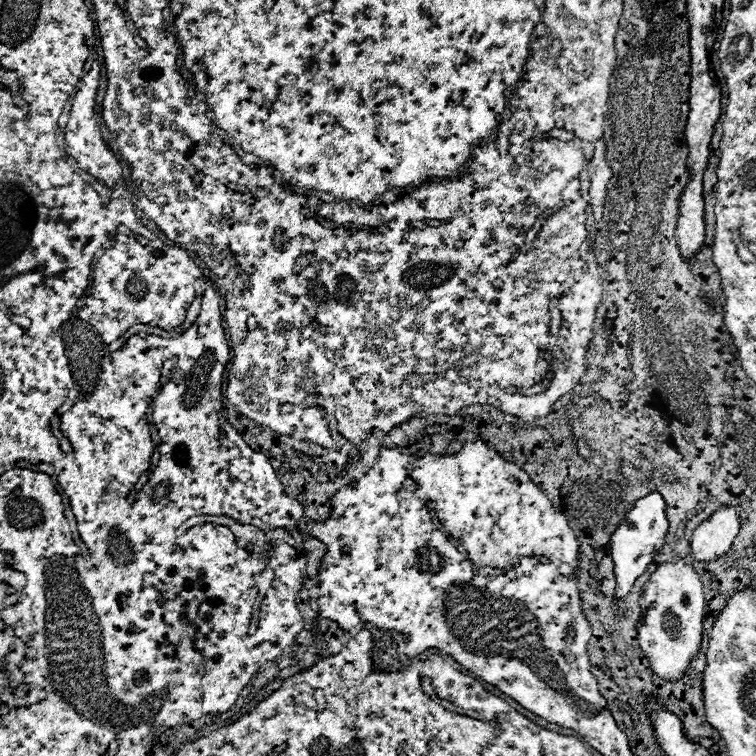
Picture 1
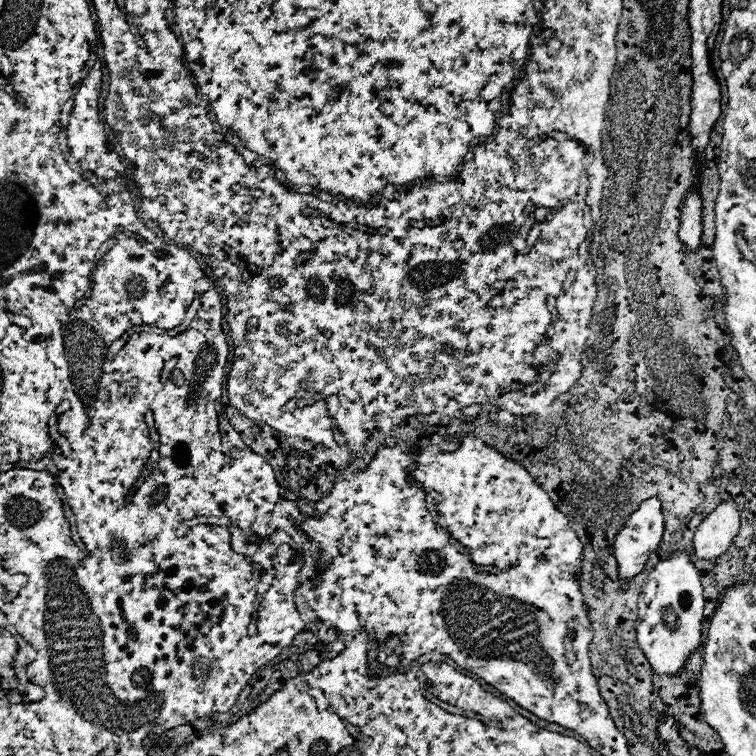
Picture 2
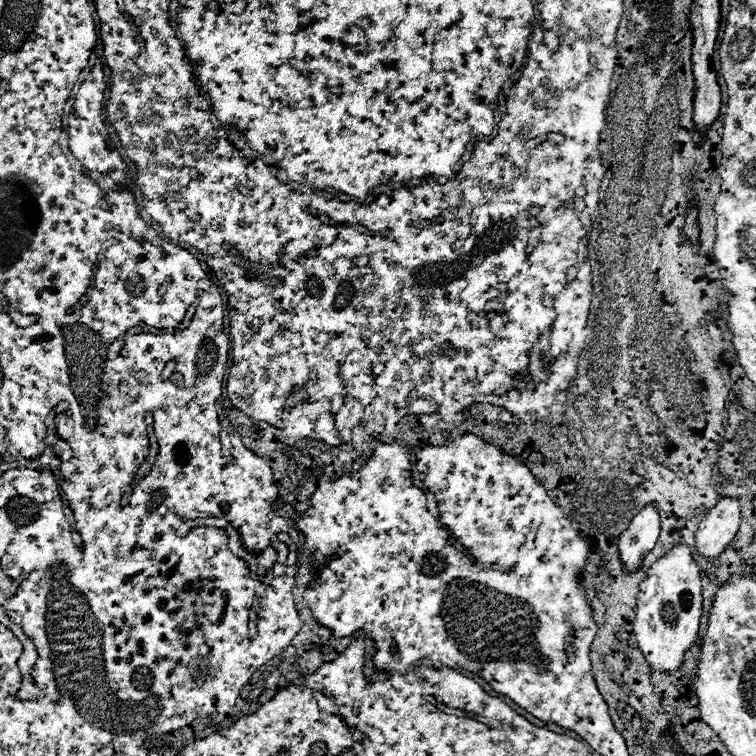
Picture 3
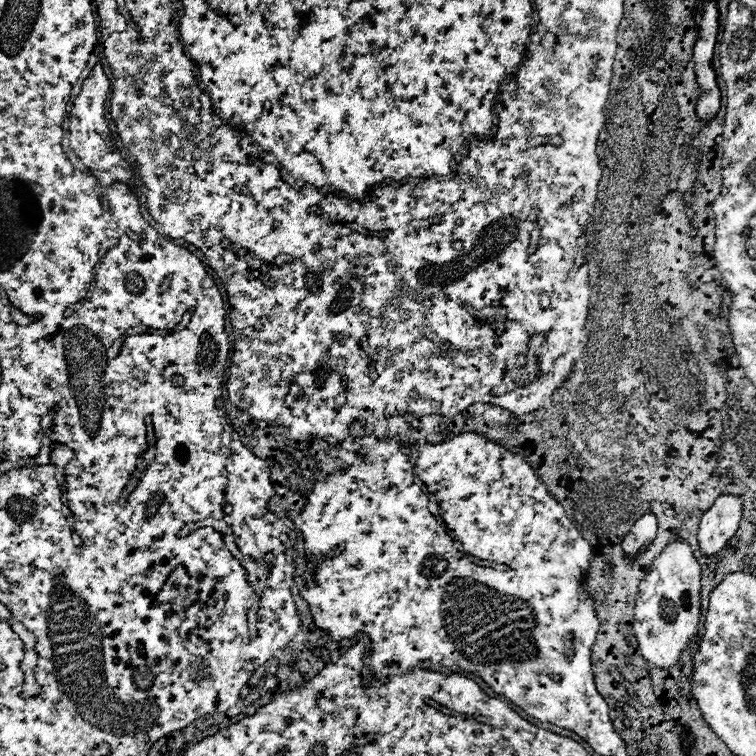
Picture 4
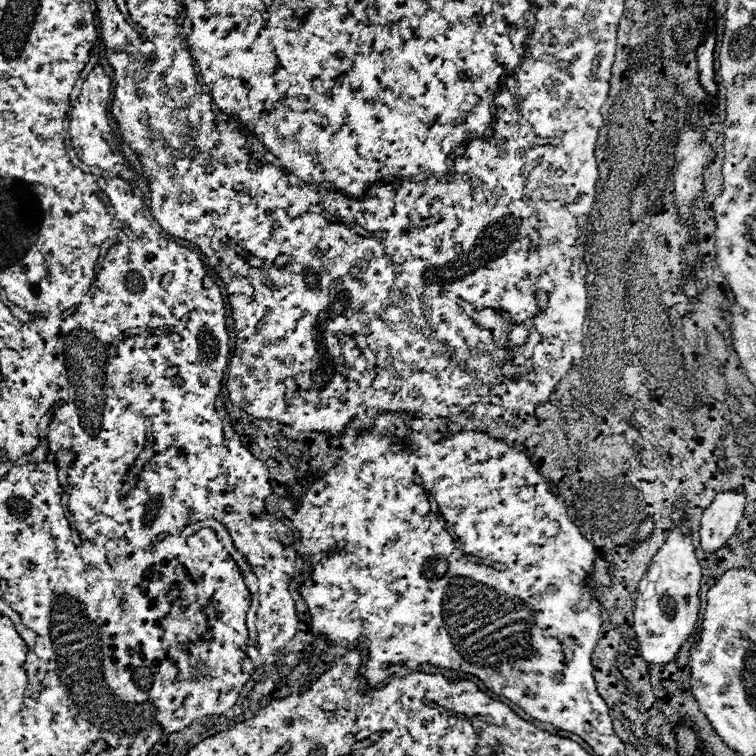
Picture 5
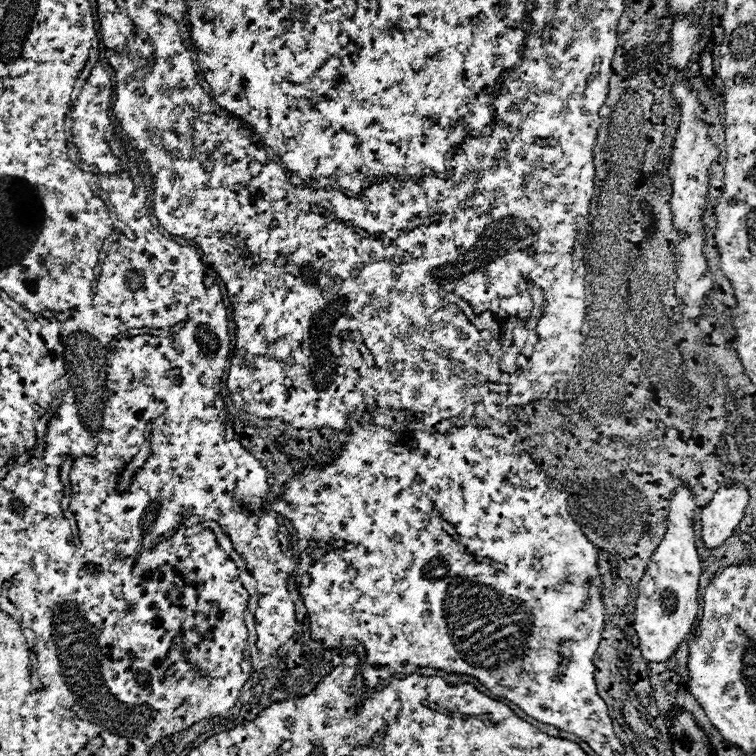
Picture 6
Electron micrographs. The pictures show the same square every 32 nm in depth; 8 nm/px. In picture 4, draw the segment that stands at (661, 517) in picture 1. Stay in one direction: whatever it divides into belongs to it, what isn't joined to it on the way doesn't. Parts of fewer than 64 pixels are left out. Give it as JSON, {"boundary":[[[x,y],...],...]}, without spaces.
{"boundary":[[[646,512],[642,518],[636,520],[632,532],[624,538],[622,548],[624,548],[626,554],[630,554],[630,556],[636,554],[638,548],[650,544],[650,542],[656,538],[656,530],[658,530],[658,526],[656,526],[656,516],[654,516],[652,512]]]}

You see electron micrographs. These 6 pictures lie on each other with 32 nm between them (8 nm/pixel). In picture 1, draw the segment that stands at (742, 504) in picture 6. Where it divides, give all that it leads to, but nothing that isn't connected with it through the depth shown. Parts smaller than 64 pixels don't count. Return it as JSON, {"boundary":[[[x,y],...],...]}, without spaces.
{"boundary":[[[720,506],[692,534],[692,556],[700,562],[712,562],[724,556],[740,530],[740,516],[734,506]]]}

